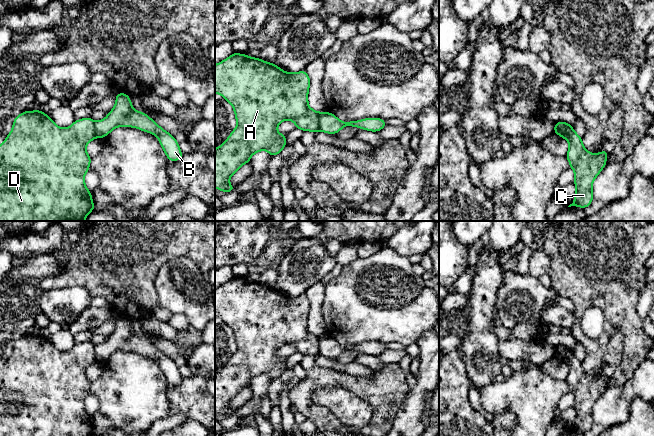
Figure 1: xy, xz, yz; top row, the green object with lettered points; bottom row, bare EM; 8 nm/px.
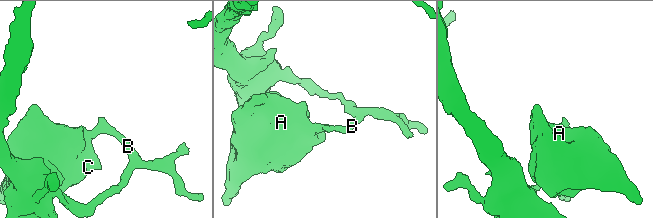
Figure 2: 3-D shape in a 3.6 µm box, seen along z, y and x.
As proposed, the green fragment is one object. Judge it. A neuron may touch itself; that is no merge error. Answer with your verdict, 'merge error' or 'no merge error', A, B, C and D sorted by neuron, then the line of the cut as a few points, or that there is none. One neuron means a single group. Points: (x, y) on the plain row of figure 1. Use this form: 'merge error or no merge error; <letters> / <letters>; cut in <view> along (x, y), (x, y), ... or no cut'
merge error; A C D / B; cut in yz along (557, 347), (559, 351), (571, 350)

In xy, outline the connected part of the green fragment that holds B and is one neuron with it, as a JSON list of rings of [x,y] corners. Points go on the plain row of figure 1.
[[[117,317],[116,328],[103,344],[94,346],[96,360],[106,361],[116,351],[135,351],[142,355],[154,358],[170,385],[179,385],[183,378],[175,362],[144,336],[136,335],[131,328],[128,318]]]

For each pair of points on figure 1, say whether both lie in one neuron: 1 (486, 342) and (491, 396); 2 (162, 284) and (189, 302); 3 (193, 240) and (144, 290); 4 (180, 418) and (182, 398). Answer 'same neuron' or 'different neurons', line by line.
1: different neurons
2: same neuron
3: same neuron
4: different neurons

